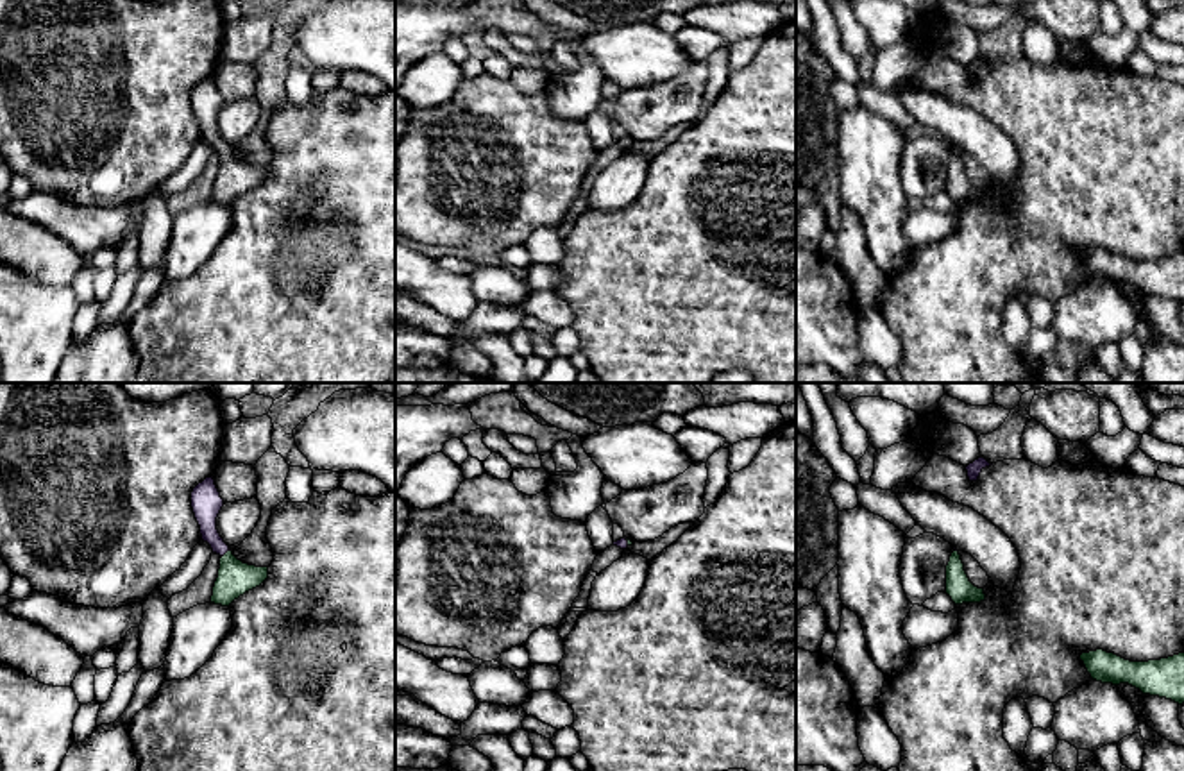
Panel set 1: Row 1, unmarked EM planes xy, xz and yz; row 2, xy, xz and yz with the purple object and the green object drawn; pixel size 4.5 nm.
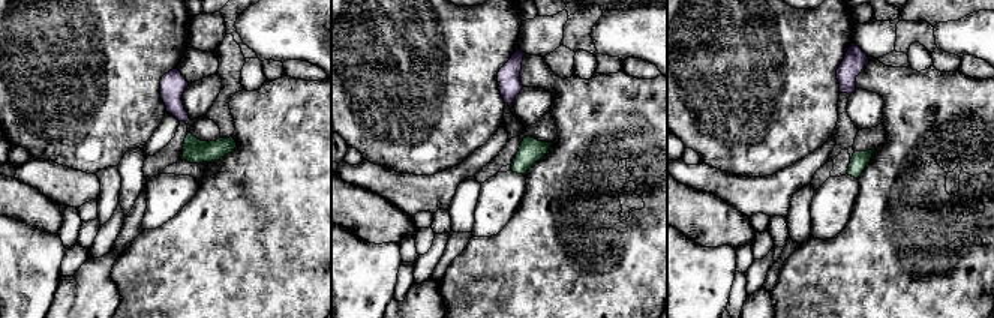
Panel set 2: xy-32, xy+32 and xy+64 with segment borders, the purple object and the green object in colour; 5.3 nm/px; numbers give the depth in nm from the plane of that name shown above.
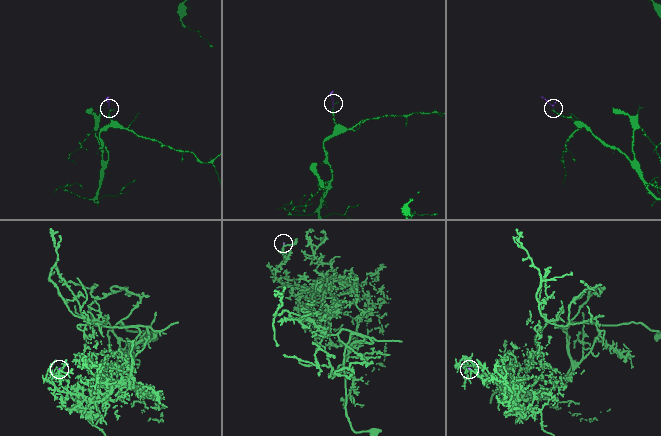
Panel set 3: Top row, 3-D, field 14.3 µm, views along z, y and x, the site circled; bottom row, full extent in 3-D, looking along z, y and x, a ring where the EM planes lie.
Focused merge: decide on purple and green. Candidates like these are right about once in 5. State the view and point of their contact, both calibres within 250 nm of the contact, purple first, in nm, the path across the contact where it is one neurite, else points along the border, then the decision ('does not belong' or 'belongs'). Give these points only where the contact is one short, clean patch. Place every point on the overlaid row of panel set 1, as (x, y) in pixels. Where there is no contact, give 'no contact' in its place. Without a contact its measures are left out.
xy (226, 551) | 140/160 nm | across xy (206, 501), (208, 532), (226, 551), (235, 578) | belongs

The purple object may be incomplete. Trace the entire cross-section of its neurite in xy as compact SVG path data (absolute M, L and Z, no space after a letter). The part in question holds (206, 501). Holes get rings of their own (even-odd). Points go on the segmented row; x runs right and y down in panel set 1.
M213 476L193 488L191 508L200 526L202 540L211 546L213 553L222 556L211 603L229 606L245 592L259 587L268 578L268 567L243 563L233 555L216 530L216 517L222 506L224 499Z

